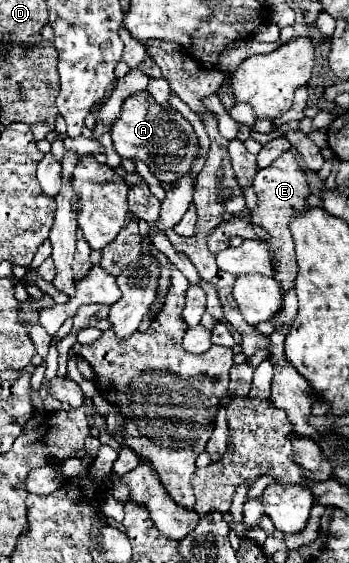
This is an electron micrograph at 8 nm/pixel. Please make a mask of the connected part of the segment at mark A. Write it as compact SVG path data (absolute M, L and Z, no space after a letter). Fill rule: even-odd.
M136 92L130 98L126 98L126 102L122 104L118 120L114 120L114 124L112 124L110 134L114 140L114 148L122 158L132 158L132 160L140 158L140 160L148 162L150 170L162 182L174 182L174 180L178 180L178 176L186 174L186 168L190 166L190 160L194 158L194 144L198 142L198 136L194 134L194 128L190 126L190 122L184 118L178 118L178 112L176 112L176 120L168 122L164 108L158 104L152 104L150 92Z

